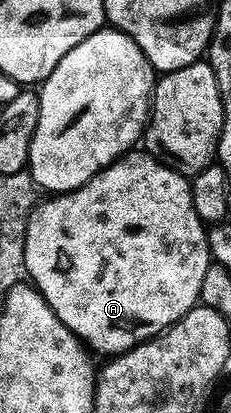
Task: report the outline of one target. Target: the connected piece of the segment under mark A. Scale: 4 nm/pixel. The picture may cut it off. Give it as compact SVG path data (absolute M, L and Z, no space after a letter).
M131 150L116 162L109 164L100 174L93 176L84 186L71 192L51 195L43 204L41 201L35 207L33 214L28 218L28 230L24 238L26 274L38 289L38 293L48 302L48 306L52 306L56 318L60 318L60 322L64 322L64 326L68 326L68 330L72 330L72 334L76 334L87 349L95 353L110 352L106 354L127 352L129 348L134 348L145 340L151 340L152 337L171 328L181 316L188 314L188 310L192 310L199 303L198 295L200 286L204 283L204 273L212 263L206 230L207 225L203 224L202 219L196 214L196 206L192 206L190 180L175 168L169 168L151 156L149 152Z

